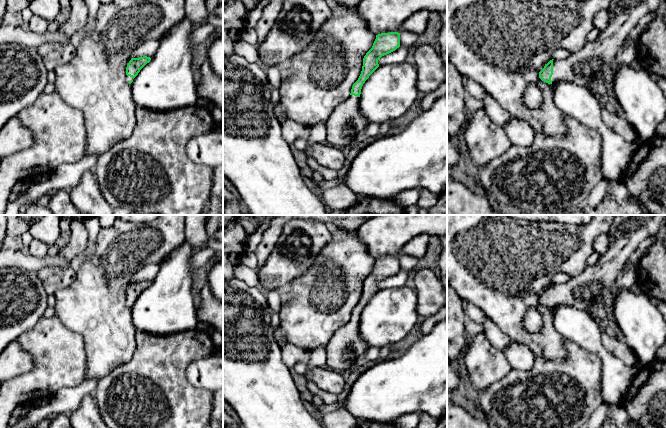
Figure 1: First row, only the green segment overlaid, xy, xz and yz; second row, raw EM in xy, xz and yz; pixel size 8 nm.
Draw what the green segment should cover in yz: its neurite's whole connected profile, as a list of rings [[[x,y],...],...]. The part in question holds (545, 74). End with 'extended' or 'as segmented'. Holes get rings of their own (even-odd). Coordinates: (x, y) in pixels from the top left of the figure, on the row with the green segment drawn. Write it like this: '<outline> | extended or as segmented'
[[[611,0],[608,7],[610,21],[605,30],[592,42],[587,42],[577,52],[570,52],[569,56],[561,60],[550,60],[539,72],[539,78],[548,83],[569,82],[586,86],[592,77],[600,77],[608,68],[613,67],[614,60],[632,29],[638,21],[648,13],[658,9],[661,0]]] | extended

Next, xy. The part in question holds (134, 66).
[[[143,56],[139,58],[131,58],[126,67],[126,81],[131,84],[140,70],[151,60],[150,57]]] | extended

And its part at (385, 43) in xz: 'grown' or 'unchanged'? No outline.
grown

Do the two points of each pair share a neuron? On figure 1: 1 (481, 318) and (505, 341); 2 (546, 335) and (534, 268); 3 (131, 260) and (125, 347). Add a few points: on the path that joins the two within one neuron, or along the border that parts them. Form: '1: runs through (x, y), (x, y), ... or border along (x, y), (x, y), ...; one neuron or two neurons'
1: runs through (487, 324), (499, 336); one neuron
2: runs through (524, 333), (517, 326), (517, 304), (529, 290); one neuron
3: runs through (116, 282), (116, 325); one neuron

